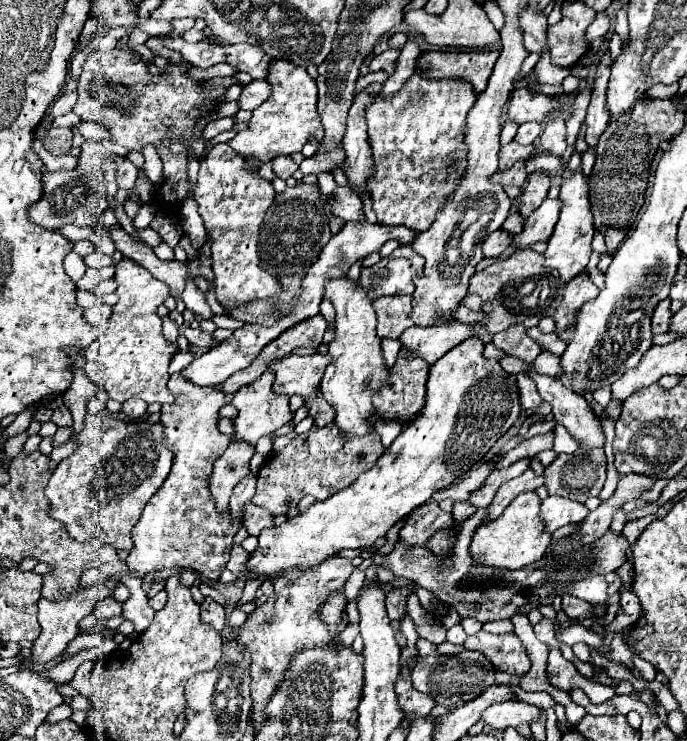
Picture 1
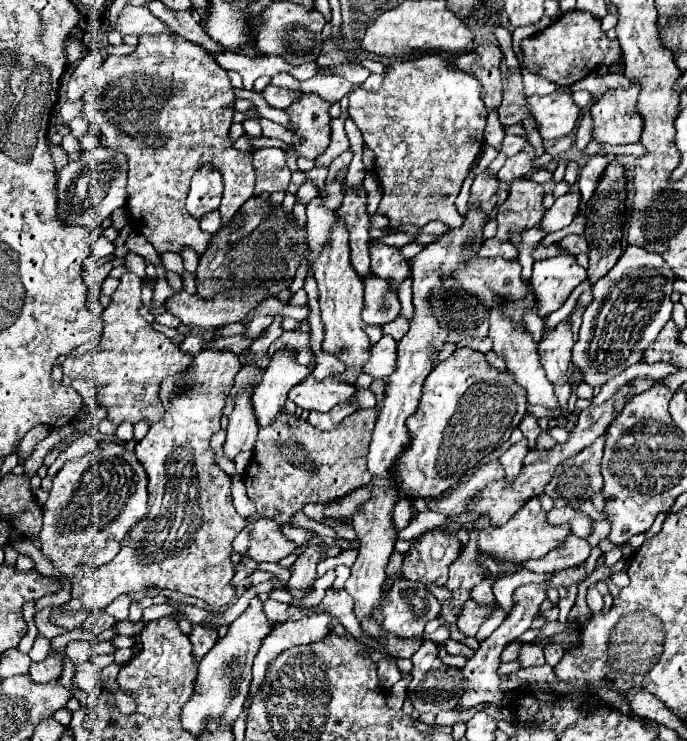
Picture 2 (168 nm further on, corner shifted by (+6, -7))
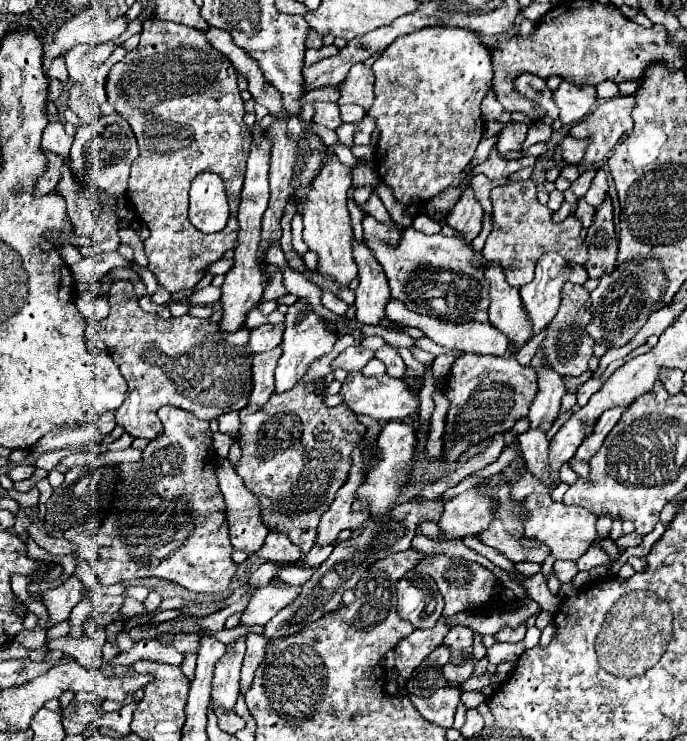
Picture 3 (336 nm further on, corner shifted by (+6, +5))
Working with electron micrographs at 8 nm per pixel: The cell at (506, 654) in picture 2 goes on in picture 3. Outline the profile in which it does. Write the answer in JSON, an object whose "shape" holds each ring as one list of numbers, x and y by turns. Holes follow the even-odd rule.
{"shape":[[471,655,470,657,466,656,460,666,453,666,451,663,445,665,442,669,442,675,448,683,447,686,458,685,470,678,477,663,474,660,473,655]]}

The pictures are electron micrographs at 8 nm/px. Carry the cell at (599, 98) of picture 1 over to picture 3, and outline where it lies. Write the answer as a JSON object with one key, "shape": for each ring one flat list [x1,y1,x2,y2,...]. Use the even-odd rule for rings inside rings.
{"shape":[[596,170,596,180,592,182,592,188,586,194,586,202,592,206,600,206,604,202,608,194,608,182,606,182,606,172,604,170]]}

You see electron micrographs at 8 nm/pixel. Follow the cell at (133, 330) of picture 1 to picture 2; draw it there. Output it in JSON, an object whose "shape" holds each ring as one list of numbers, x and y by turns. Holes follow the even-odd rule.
{"shape":[[122,274,116,292,110,296,112,302,104,310,104,334,96,350,86,352,78,358,66,358,62,362,64,376,70,380,86,380,94,386,94,400,108,410,108,418,114,424,130,420,136,424,146,418,156,422,164,414,164,404,158,396,164,378,182,372,192,362,192,356,182,354,180,346,168,340,162,332,154,330,140,316,142,302,142,280,136,274]]}

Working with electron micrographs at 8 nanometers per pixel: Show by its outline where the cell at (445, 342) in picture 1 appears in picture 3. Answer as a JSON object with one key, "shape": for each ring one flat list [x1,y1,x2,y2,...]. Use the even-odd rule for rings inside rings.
{"shape":[[350,346,346,348,342,354,338,354,334,360,332,360,332,370,336,368,344,368,348,372,360,372,368,360,374,358,374,350,366,350,366,348,360,348,360,346]]}

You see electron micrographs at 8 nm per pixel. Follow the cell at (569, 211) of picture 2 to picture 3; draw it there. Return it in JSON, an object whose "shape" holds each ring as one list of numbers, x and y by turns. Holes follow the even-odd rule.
{"shape":[[590,170,590,172,584,172,570,188,572,188,572,192,578,196,578,198,584,198,586,196,586,192,588,192,588,188,590,188,590,184,592,184,592,180,594,180,594,174,596,174,596,170]]}

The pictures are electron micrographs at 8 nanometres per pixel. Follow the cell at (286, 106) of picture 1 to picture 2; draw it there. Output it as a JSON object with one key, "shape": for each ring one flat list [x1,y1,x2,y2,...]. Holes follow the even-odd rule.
{"shape":[[302,94,284,112,288,114,290,130,300,138,300,142,288,144,296,156,316,158,330,144,330,104,316,94]]}

